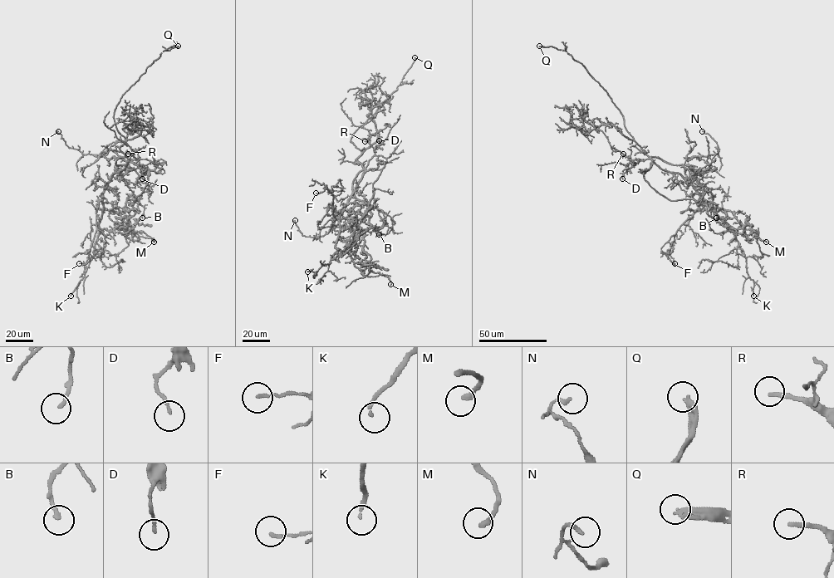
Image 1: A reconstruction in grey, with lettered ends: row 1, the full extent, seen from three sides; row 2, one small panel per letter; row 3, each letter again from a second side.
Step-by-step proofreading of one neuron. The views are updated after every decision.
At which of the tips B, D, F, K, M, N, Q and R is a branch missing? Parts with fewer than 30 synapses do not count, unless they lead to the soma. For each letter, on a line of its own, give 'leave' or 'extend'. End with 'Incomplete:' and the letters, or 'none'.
B: leave
D: leave
F: leave
K: extend
M: leave
N: leave
Q: extend
R: extend
Incomplete: K, Q, R

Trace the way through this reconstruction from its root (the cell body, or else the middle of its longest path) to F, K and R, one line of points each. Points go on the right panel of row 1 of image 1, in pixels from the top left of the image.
F: (658, 166), (679, 173), (701, 198), (698, 208), (677, 231), (669, 251), (667, 255), (674, 263)
K: (658, 166), (679, 173), (728, 226), (746, 258), (746, 271), (753, 281), (753, 296)
R: (658, 166), (650, 159), (630, 159), (623, 154)

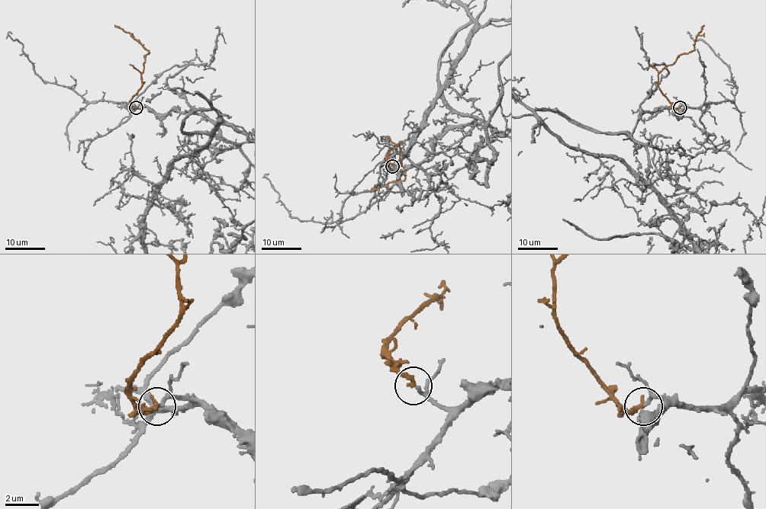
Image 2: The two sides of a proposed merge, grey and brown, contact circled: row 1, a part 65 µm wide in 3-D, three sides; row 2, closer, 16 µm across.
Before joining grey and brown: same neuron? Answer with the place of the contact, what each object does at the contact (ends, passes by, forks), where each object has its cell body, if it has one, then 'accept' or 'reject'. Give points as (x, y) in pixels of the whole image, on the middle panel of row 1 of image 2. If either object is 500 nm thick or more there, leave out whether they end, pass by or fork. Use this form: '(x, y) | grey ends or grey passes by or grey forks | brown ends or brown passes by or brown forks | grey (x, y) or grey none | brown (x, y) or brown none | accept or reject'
(392, 166) | grey passes by | brown ends | grey none | brown none | accept

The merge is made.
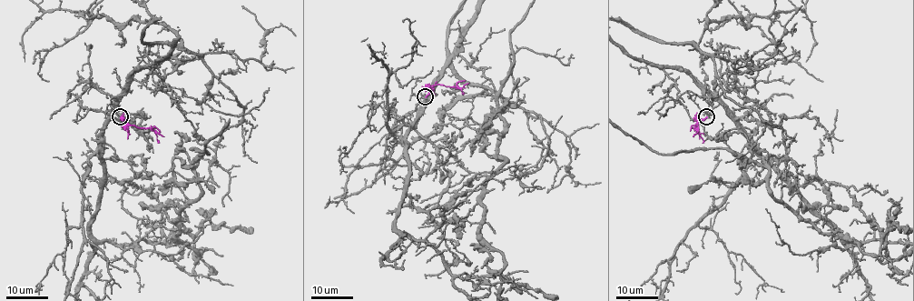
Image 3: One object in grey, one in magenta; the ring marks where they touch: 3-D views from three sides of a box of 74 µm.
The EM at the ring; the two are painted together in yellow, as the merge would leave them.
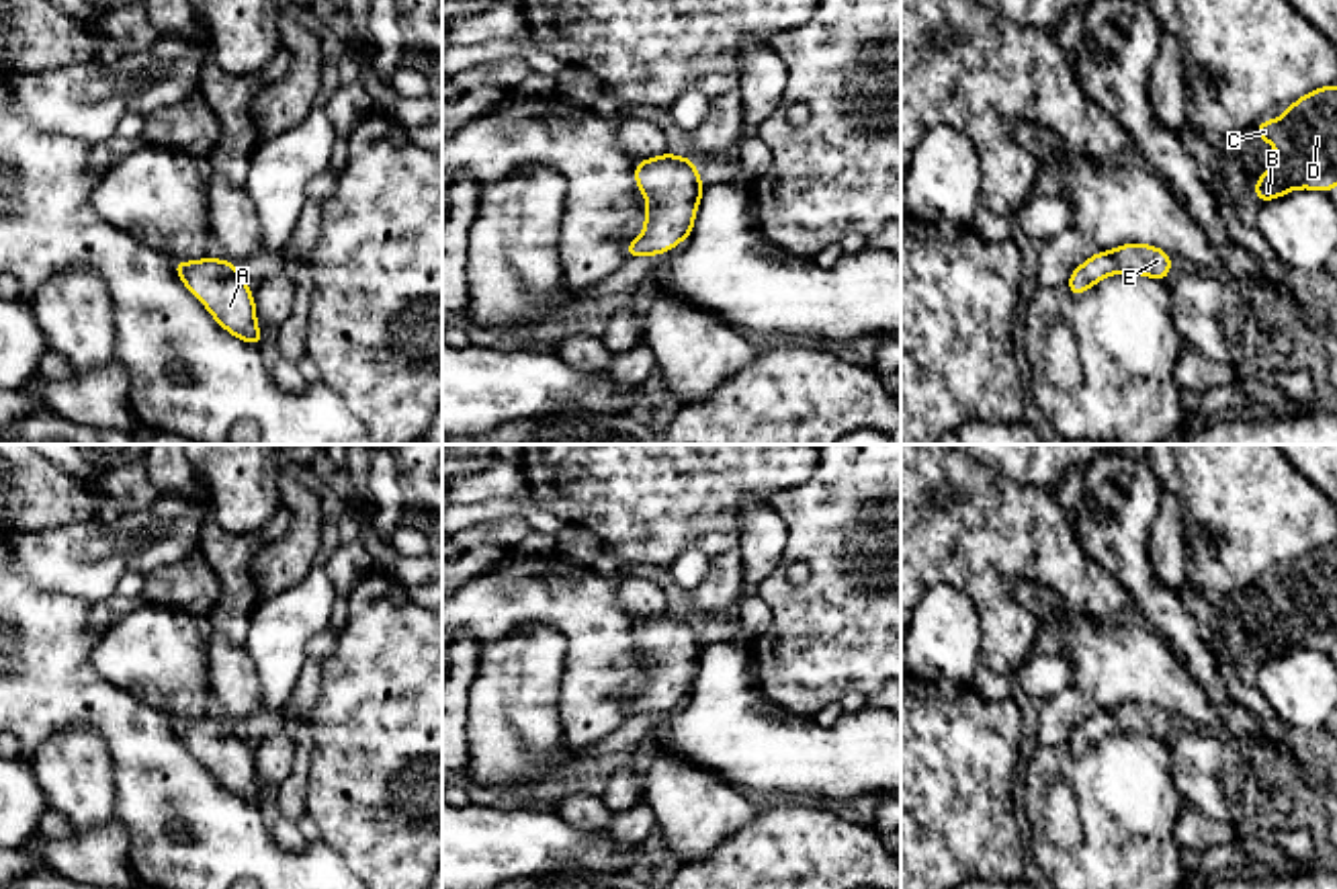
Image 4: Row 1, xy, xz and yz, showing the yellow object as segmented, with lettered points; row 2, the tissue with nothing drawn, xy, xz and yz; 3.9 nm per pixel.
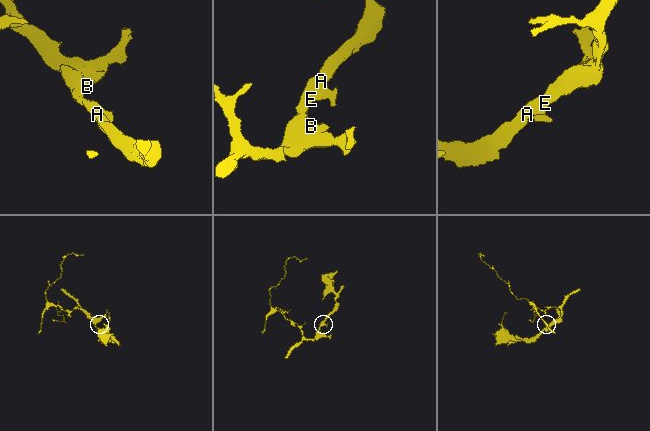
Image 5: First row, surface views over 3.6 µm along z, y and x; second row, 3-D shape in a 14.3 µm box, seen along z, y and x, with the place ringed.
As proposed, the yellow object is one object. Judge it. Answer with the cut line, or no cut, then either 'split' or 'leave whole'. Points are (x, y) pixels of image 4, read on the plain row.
no cut; leave whole

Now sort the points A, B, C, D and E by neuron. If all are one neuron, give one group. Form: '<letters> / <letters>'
A B C D E

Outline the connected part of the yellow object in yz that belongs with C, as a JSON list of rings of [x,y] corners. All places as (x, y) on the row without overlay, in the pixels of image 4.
[[[1337,543],[1300,555],[1284,576],[1259,580],[1257,598],[1269,598],[1280,615],[1255,641],[1257,660],[1294,647],[1329,651],[1337,643]]]

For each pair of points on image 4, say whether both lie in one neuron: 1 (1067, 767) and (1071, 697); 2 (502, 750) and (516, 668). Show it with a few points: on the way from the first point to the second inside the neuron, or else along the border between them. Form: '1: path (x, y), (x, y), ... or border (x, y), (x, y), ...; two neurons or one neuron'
1: border (1065, 740), (1053, 746), (1039, 746); two neurons
2: path (512, 730), (516, 689); one neuron

